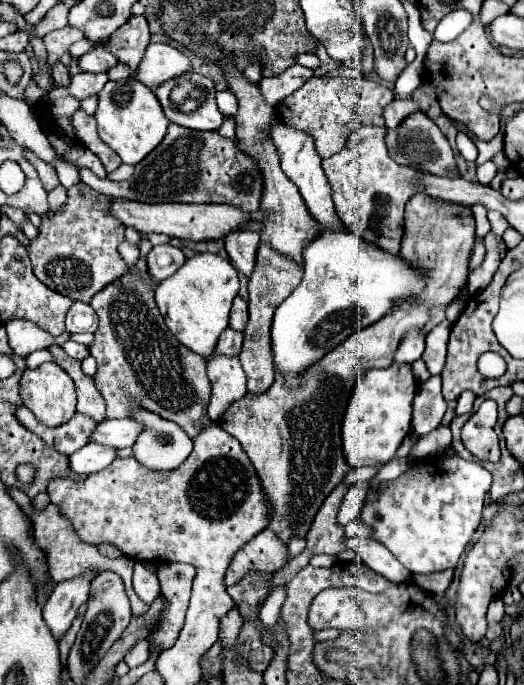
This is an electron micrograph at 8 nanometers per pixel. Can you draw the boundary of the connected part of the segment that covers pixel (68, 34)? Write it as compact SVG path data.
M72 26L60 28L60 30L52 30L43 37L46 50L48 50L48 66L52 68L52 64L78 40L82 40L84 34Z

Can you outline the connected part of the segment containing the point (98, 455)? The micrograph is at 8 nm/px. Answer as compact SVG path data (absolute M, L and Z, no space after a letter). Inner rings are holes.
M86 444L84 448L80 448L78 452L74 452L72 456L68 456L70 460L70 470L74 474L94 474L102 468L106 468L108 464L112 464L112 460L116 458L116 450L108 448L108 446L100 446L100 444Z

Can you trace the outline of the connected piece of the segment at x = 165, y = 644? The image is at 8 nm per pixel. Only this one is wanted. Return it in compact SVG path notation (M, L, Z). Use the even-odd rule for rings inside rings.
M174 562L158 566L164 608L162 614L158 614L158 622L152 626L152 632L148 636L152 656L160 656L162 650L174 646L174 642L178 640L178 634L184 626L194 576L196 570L190 564Z

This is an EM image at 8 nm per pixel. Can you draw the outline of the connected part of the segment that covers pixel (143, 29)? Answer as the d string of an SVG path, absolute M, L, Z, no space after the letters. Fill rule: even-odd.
M130 16L130 20L120 26L114 36L108 40L108 50L116 54L116 58L136 70L138 62L144 56L144 50L150 42L148 22L144 16Z

